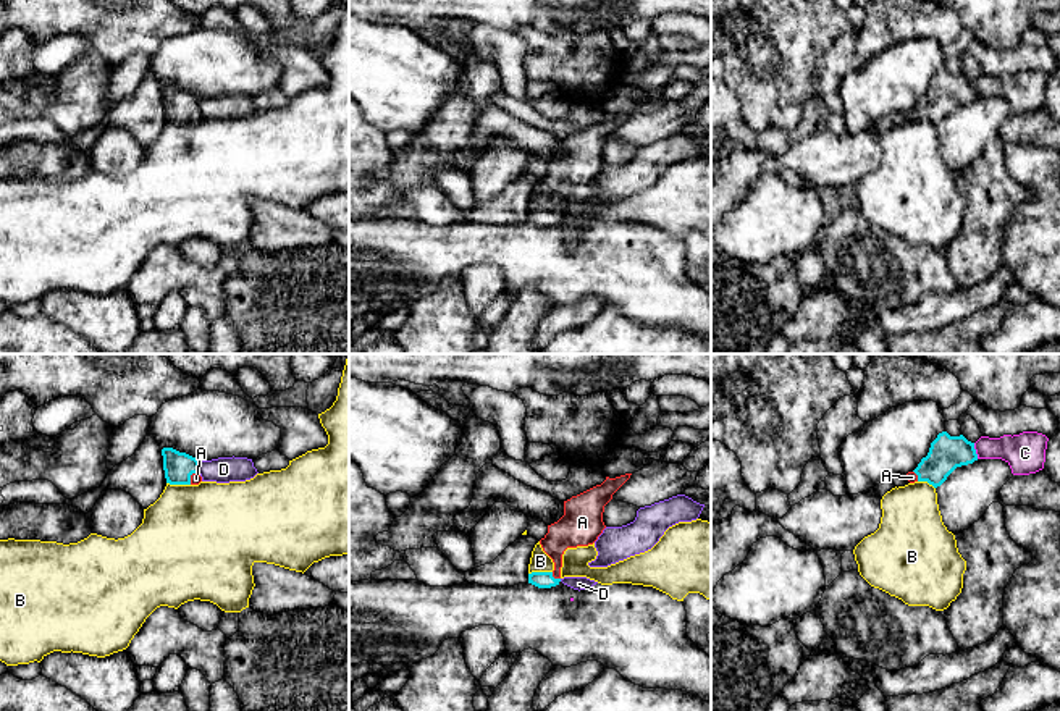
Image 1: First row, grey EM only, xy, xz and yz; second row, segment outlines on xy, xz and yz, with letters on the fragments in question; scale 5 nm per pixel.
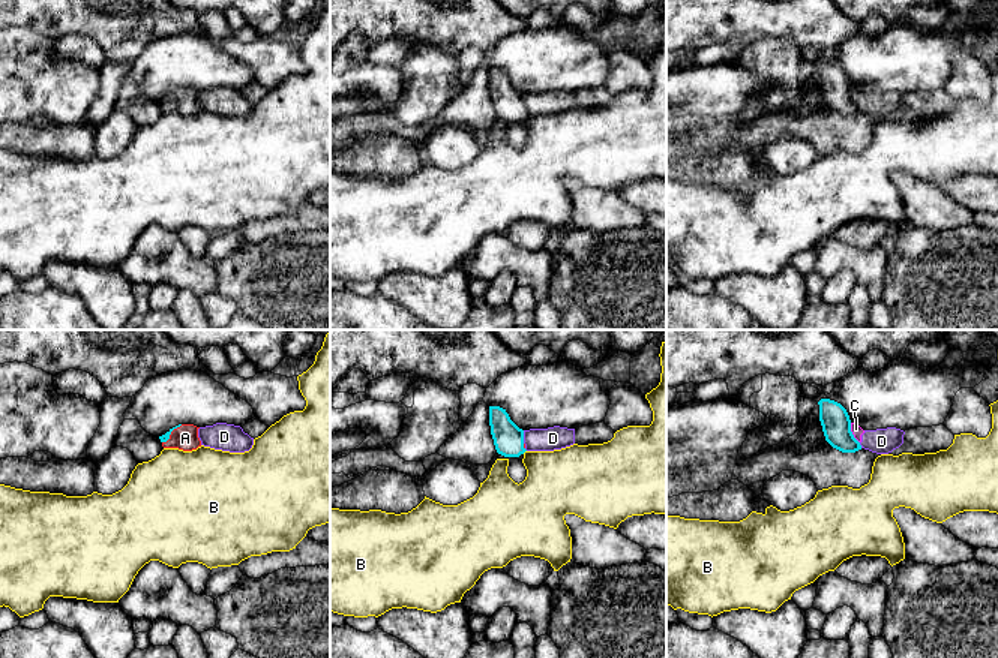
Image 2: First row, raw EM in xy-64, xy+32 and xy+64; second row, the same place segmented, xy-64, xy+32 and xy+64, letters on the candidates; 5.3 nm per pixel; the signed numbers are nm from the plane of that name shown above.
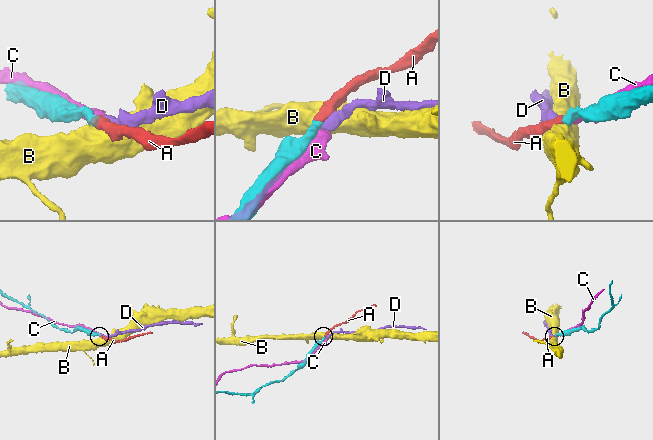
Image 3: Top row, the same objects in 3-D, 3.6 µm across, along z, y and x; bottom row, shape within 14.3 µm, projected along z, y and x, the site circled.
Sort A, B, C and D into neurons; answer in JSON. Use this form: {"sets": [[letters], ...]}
{"sets": [["A"], ["B"], ["C", "D"]]}

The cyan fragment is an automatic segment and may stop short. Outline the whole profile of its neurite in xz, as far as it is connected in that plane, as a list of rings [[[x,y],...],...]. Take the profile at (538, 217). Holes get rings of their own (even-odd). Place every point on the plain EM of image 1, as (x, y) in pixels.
[[[625,111],[616,116],[606,115],[596,123],[564,139],[564,154],[548,163],[548,171],[540,178],[543,189],[553,197],[553,210],[532,210],[528,221],[538,226],[551,226],[561,220],[562,192],[567,186],[593,183],[606,166],[603,160],[604,144],[612,133],[630,116]]]

